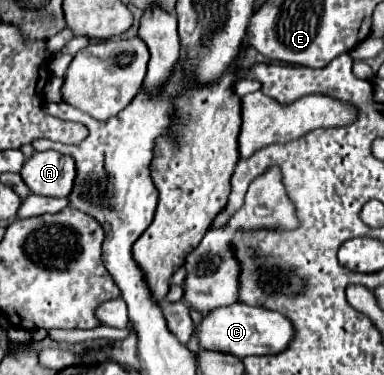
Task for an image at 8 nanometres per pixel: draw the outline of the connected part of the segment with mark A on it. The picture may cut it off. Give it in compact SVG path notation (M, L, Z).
M36 151L22 167L22 179L34 195L68 197L76 177L76 163L58 151Z

